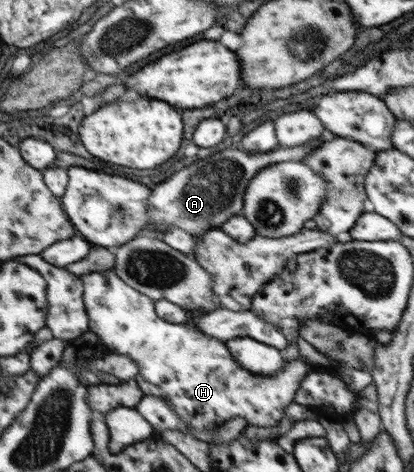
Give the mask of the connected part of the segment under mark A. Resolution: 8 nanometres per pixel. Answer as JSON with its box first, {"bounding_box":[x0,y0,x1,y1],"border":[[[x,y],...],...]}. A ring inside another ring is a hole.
{"bounding_box":[147,131,336,236],"border":[[[325,131],[320,138],[310,142],[291,147],[276,147],[265,154],[248,154],[242,150],[222,150],[212,154],[210,158],[204,158],[184,170],[178,170],[172,174],[166,182],[158,184],[147,200],[149,225],[153,228],[167,229],[176,226],[182,232],[188,232],[190,236],[204,235],[210,228],[218,228],[230,217],[240,214],[243,210],[244,193],[247,192],[247,184],[258,171],[280,162],[302,162],[323,140],[334,139],[336,136]]]}

